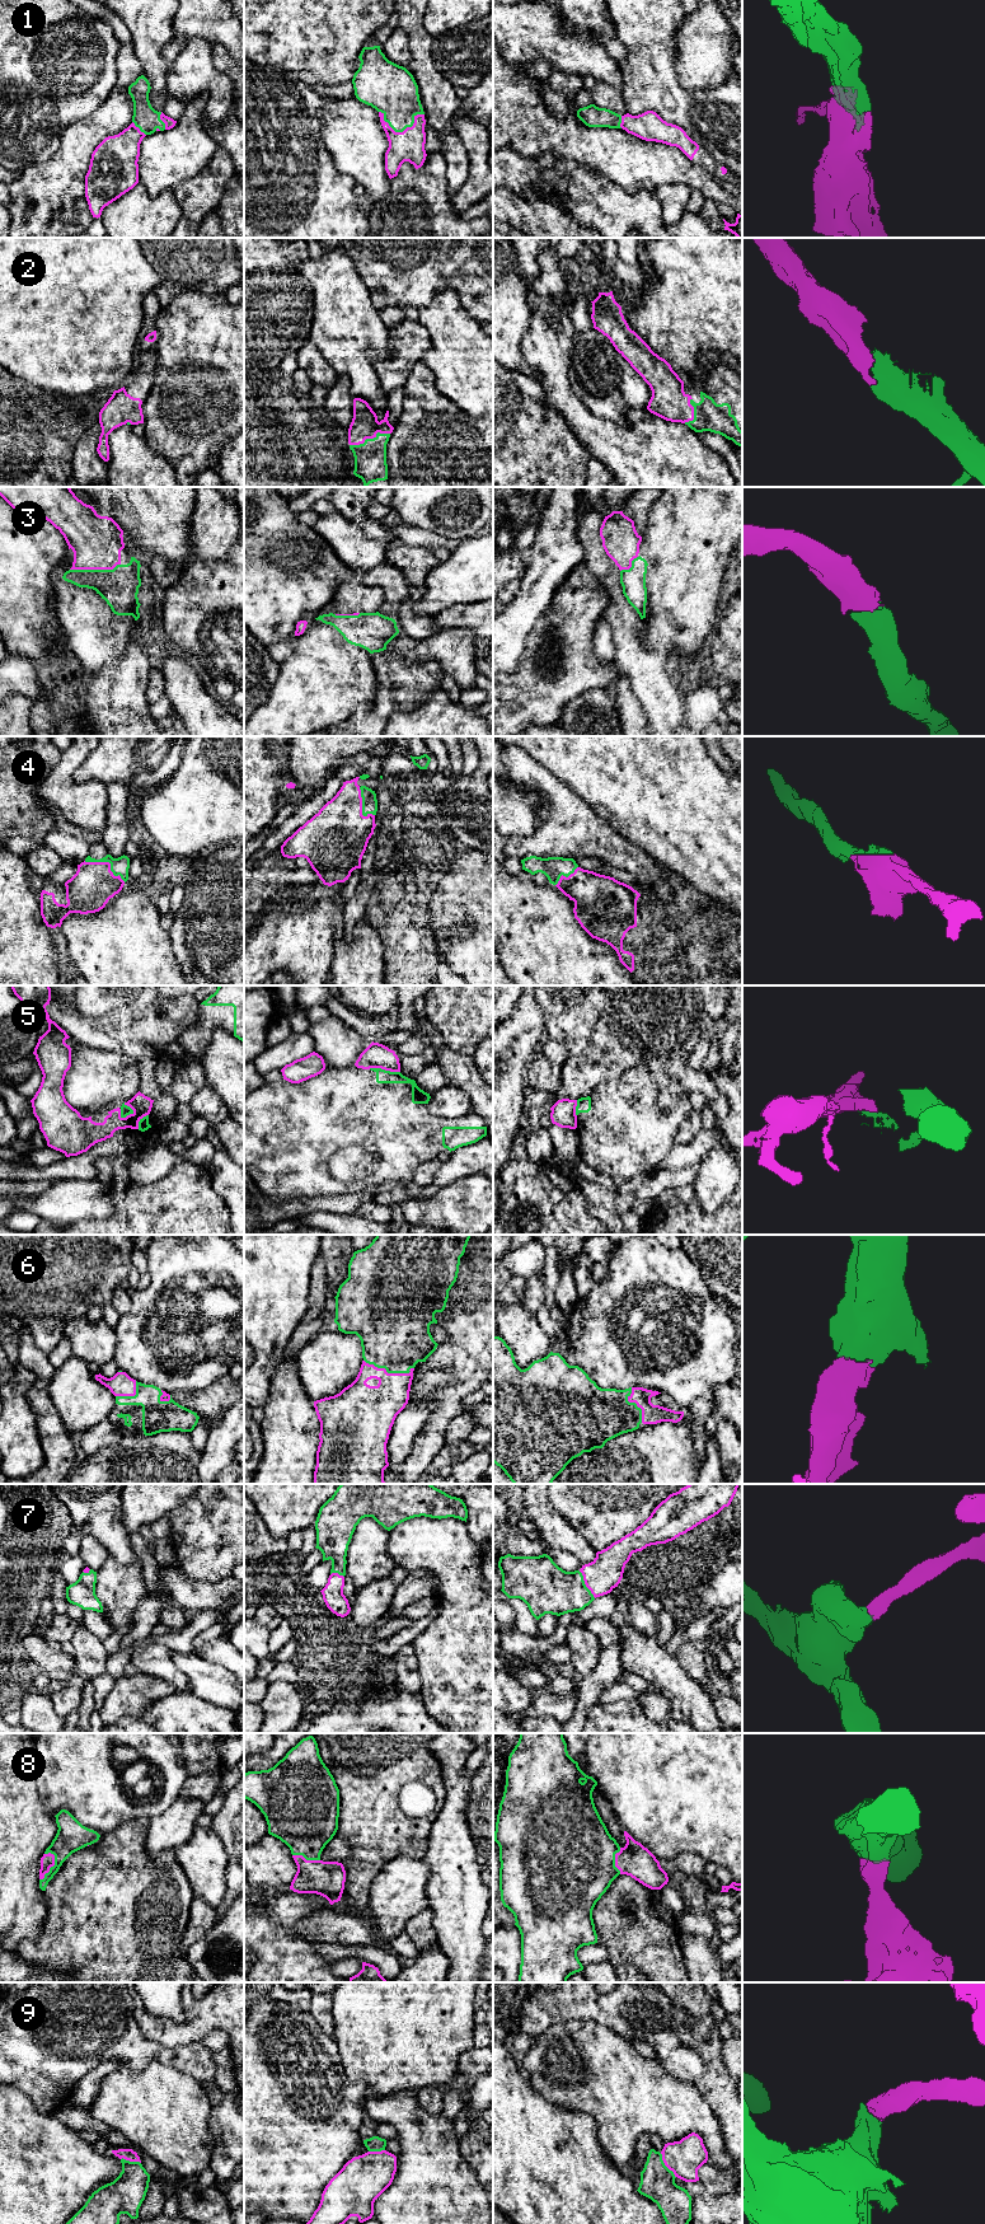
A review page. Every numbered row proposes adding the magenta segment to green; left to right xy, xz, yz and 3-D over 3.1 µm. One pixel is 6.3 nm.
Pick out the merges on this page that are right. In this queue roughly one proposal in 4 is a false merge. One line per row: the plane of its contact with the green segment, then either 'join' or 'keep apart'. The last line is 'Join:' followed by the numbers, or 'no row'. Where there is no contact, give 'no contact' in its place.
1: meets green in xz; join
2: meets green in xz; join
3: meets green in xy; join
4: meets green in xy; join
5: meets green in xy; keep apart
6: meets green in xz; join
7: meets green in yz; join
8: meets green in xy; join
9: meets green in yz; join
Join: 1, 2, 3, 4, 6, 7, 8, 9

